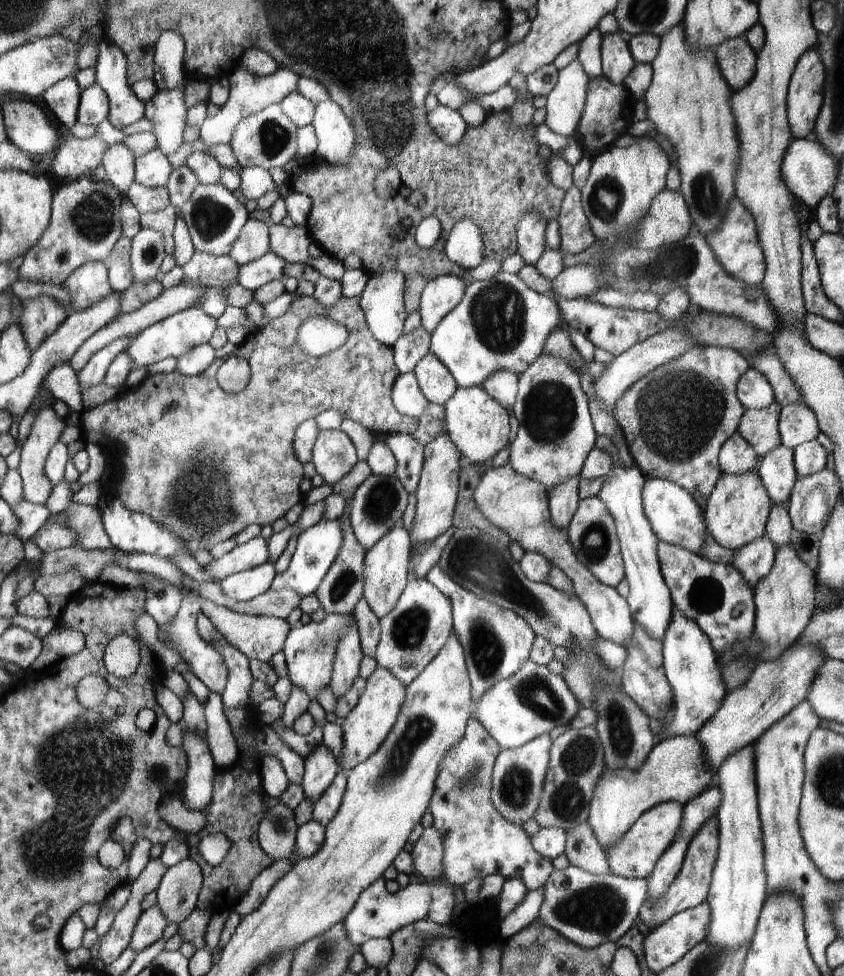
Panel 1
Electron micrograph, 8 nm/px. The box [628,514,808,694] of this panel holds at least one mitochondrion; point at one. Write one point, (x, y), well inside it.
(705, 593)

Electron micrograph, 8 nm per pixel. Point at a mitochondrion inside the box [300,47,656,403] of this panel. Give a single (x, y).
(498, 314)

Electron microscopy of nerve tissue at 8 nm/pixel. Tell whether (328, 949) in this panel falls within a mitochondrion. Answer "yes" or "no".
yes

